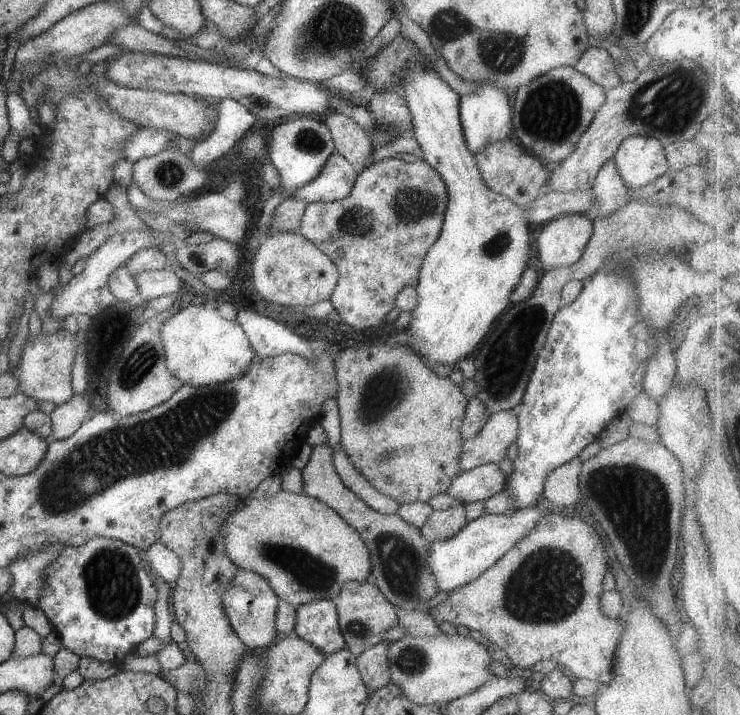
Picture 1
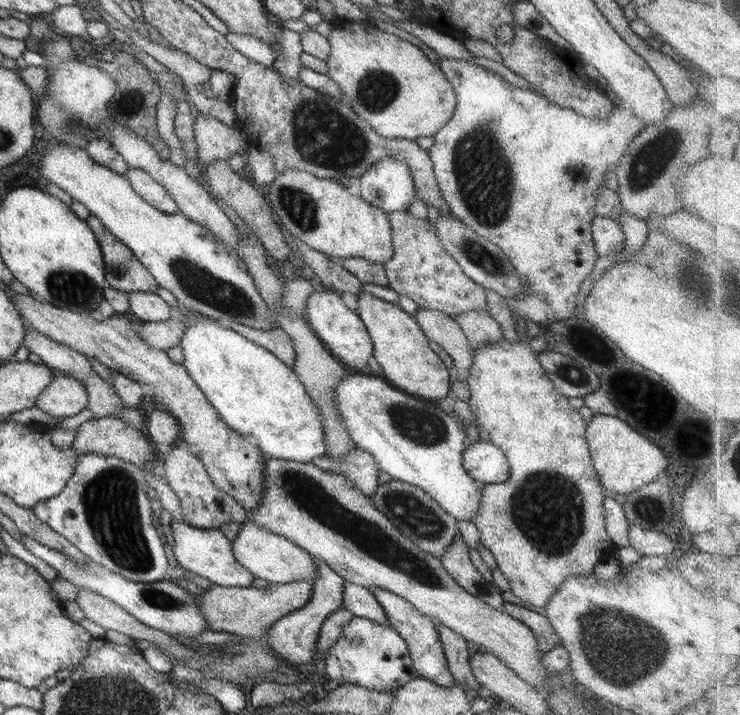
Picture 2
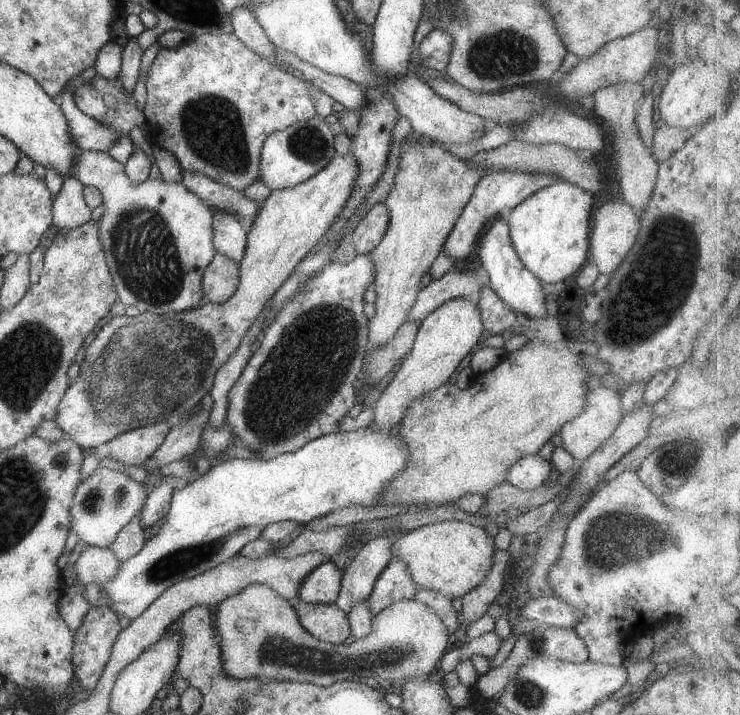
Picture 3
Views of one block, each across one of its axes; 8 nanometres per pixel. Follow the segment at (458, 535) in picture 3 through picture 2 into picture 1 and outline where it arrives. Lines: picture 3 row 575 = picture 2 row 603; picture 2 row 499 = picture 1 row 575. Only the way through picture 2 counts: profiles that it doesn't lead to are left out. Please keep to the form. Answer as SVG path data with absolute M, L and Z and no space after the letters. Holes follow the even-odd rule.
M281 490L267 498L251 492L239 501L231 514L227 514L227 520L219 524L219 534L225 542L225 554L231 562L239 569L256 572L265 578L277 598L294 607L312 600L335 598L345 582L370 580L369 550L361 536L335 510L302 492L297 494Z

